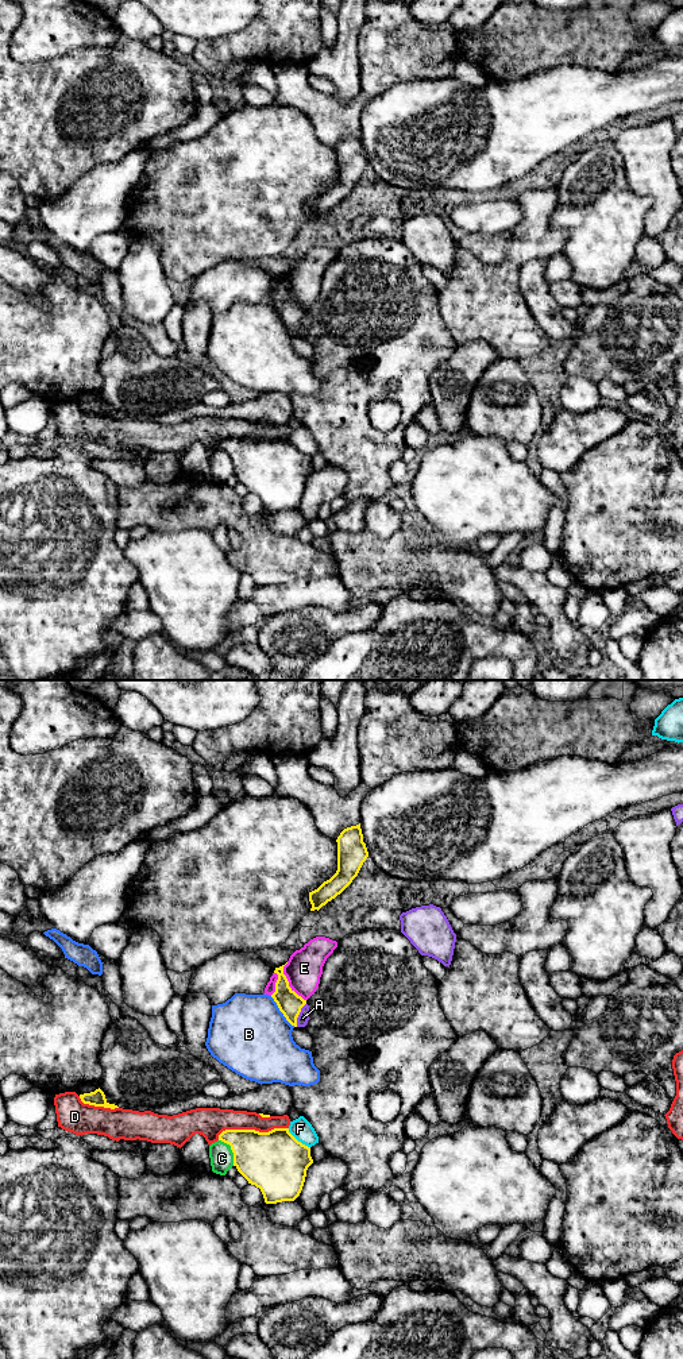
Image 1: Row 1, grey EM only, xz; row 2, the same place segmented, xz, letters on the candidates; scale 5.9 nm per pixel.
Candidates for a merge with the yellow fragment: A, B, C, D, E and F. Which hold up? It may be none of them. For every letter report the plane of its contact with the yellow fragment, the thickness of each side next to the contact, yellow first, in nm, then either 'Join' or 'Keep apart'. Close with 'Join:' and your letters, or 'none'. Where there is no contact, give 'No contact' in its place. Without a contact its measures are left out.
A: Touches yellow in xz. Thickness 140 nm (yellow) against 70 nm. Keep apart
B: Touches yellow in xz. Thickness 140 nm (yellow) against 460 nm. Keep apart
C: Touches yellow in xz. Thickness 340 nm (yellow) against 140 nm. Keep apart
D: Touches yellow in xz. Thickness 360 nm (yellow) against 180 nm. Keep apart
E: Touches yellow in xz. Thickness 140 nm (yellow) against 220 nm. Keep apart
F: Touches yellow in xz. Thickness 360 nm (yellow) against 120 nm. Keep apart
Join: none

